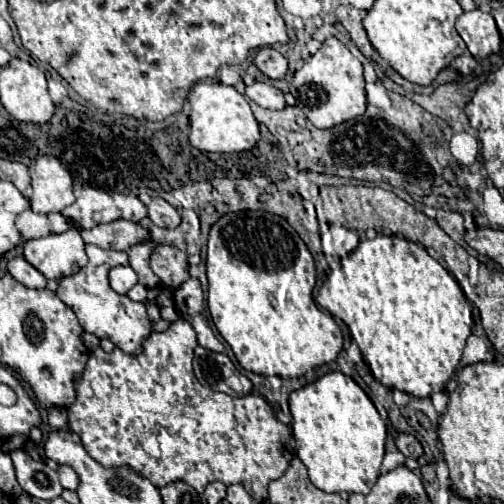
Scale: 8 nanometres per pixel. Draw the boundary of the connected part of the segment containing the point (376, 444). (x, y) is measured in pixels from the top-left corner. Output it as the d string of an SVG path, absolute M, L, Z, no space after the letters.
M330 371L302 389L292 391L288 403L294 417L292 433L296 439L296 453L306 465L310 481L326 493L368 493L380 475L382 457L386 453L386 424L360 385L340 371Z

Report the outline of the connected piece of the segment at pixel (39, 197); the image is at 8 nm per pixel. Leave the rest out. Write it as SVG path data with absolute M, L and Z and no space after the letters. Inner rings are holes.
M42 155L32 165L32 197L30 207L36 213L62 211L74 203L73 179L62 163L52 155Z

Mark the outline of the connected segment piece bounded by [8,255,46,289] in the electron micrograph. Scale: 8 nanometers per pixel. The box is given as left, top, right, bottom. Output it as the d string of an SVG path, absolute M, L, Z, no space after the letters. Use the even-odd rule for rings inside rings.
M20 255L8 261L8 271L10 271L10 275L12 275L16 281L20 281L22 285L26 285L26 287L44 289L44 287L46 287L44 275L40 275L40 271L36 271L36 269L34 269L30 263L26 263L26 261L24 261L24 265L22 265L22 261L24 261L24 259L20 259Z

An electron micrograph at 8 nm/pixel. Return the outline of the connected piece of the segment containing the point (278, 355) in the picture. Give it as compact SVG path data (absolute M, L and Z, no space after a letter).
M240 211L240 213L226 213L222 215L210 229L208 235L208 257L206 257L206 269L208 269L208 311L212 315L212 321L218 329L218 333L224 337L224 341L232 347L234 357L238 359L238 363L252 373L270 377L270 375L280 375L280 377L302 377L304 373L312 371L314 367L320 367L324 363L330 363L338 357L338 353L342 351L342 331L336 325L336 321L332 319L330 313L322 311L316 307L314 299L312 299L312 289L314 289L314 281L316 281L316 269L314 269L314 259L308 251L308 247L304 245L304 241L300 239L300 235L288 225L286 219L266 213L266 211Z

